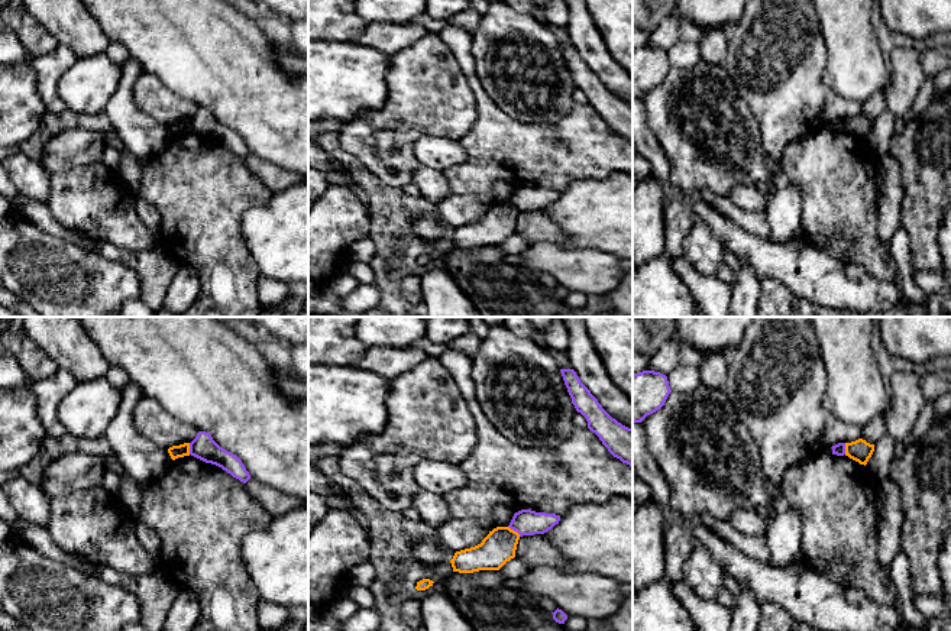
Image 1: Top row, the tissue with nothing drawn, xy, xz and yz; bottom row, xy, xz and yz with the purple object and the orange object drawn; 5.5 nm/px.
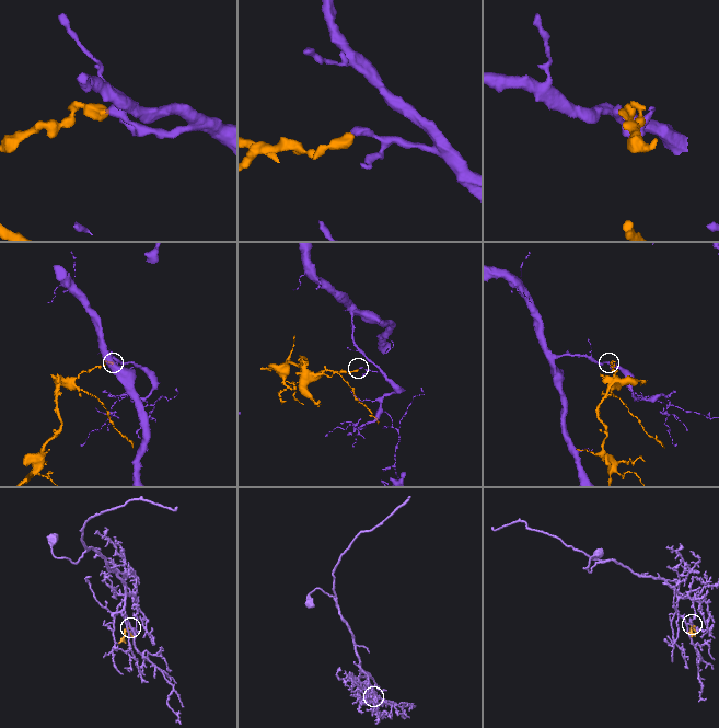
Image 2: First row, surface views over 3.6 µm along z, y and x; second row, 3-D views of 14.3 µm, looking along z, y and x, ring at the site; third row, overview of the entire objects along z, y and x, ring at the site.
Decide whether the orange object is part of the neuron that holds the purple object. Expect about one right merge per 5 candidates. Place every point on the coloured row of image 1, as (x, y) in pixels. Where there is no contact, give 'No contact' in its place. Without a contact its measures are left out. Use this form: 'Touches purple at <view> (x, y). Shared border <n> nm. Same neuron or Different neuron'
Touches purple at xz (514, 530). Shared border 90 nm. Different neuron

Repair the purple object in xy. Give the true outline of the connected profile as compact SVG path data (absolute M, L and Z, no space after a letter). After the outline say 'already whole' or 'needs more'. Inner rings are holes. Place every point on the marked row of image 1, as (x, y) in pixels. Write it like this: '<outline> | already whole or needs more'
M197 433L195 439L190 443L190 454L206 463L221 467L243 483L250 479L242 460L236 454L220 447L210 433Z | already whole

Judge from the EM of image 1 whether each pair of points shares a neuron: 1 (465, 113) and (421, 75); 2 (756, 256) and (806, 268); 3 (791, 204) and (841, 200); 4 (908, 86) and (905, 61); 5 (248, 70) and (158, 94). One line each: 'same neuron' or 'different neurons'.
1: same neuron
2: same neuron
3: different neurons
4: same neuron
5: different neurons

